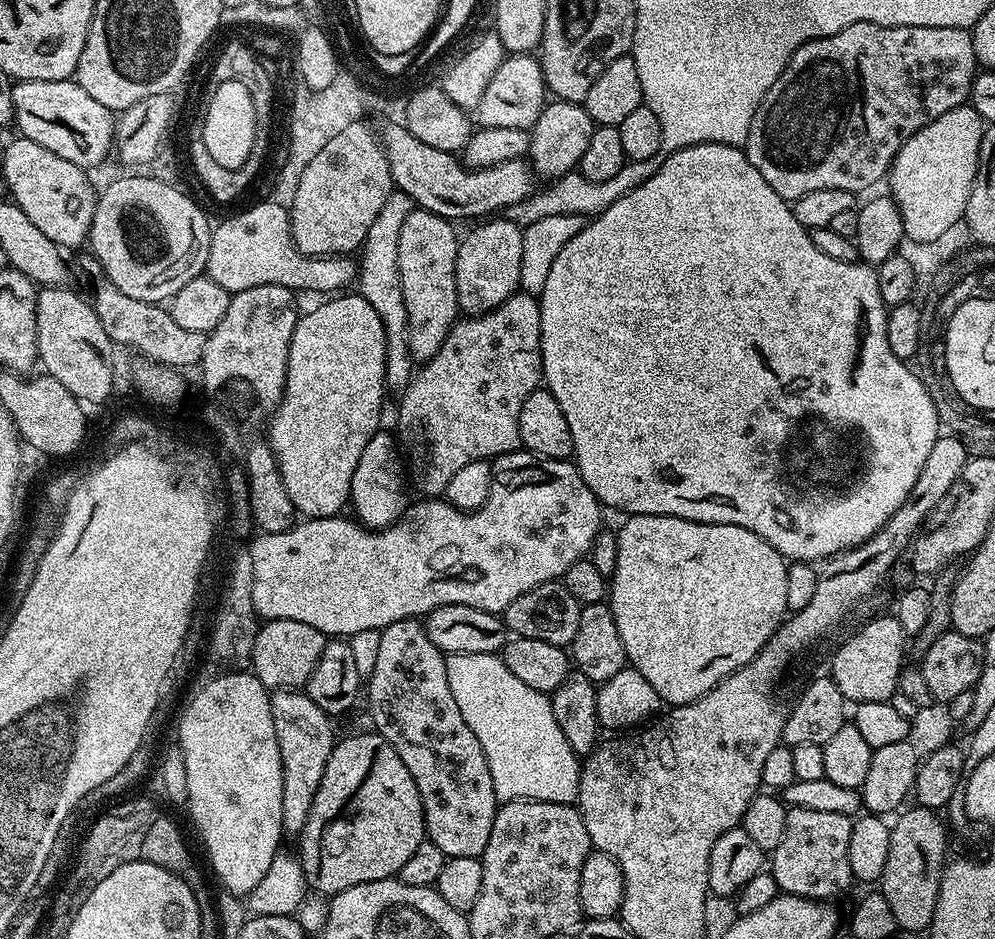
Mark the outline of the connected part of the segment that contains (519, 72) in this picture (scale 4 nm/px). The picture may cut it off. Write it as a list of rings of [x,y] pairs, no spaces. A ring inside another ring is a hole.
[[[526,52],[508,54],[494,78],[490,78],[490,86],[486,86],[486,94],[482,94],[482,102],[478,102],[474,110],[474,120],[481,128],[499,126],[506,130],[530,130],[538,122],[545,103],[546,89],[539,59]]]

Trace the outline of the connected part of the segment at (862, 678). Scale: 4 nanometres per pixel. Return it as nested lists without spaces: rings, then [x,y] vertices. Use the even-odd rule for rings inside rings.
[[[884,614],[869,624],[864,624],[832,656],[832,680],[842,690],[845,701],[853,705],[866,702],[891,701],[898,690],[900,669],[905,667],[906,637],[902,626],[891,614]]]

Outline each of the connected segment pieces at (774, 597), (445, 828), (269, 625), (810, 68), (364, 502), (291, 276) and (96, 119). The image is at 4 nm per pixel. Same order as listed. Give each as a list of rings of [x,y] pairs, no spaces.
[[[629,515],[628,520],[616,532],[618,542],[618,566],[610,578],[610,587],[606,603],[612,609],[614,622],[618,626],[618,635],[622,637],[622,646],[626,646],[628,664],[638,674],[646,678],[654,690],[660,695],[661,701],[668,706],[691,704],[694,700],[706,695],[711,688],[721,684],[729,674],[744,668],[758,655],[767,644],[768,639],[780,627],[788,612],[786,602],[786,574],[788,564],[785,557],[780,555],[770,542],[766,542],[758,534],[746,530],[742,526],[729,524],[699,524],[696,520],[683,520],[677,516],[634,516]]]
[[[416,618],[386,626],[380,636],[378,660],[366,680],[366,700],[368,696],[372,720],[376,723],[373,724],[375,731],[384,736],[394,750],[398,750],[398,758],[406,762],[406,770],[410,770],[410,778],[414,778],[418,786],[427,839],[442,850],[445,858],[479,858],[486,850],[486,842],[490,842],[490,826],[494,826],[498,801],[486,754],[482,754],[482,746],[478,738],[474,738],[474,730],[470,730],[466,718],[462,718],[462,710],[458,710],[454,694],[450,694],[446,656],[438,646],[434,646],[425,625]]]
[[[264,620],[256,629],[251,671],[264,683],[265,688],[303,689],[308,683],[318,658],[322,658],[326,638],[314,626],[293,620]]]
[[[854,22],[838,34],[830,34],[826,38],[818,38],[806,42],[792,55],[790,62],[782,70],[782,74],[773,85],[768,86],[766,98],[758,106],[754,114],[754,122],[750,126],[746,151],[748,160],[774,186],[785,202],[795,202],[802,194],[811,194],[814,190],[850,190],[863,193],[863,188],[872,188],[883,181],[892,166],[892,160],[898,150],[922,126],[934,122],[934,118],[942,118],[946,110],[954,110],[959,104],[965,103],[972,94],[972,82],[978,75],[978,65],[974,58],[972,34],[966,28],[927,28],[926,26],[878,26],[871,22]]]
[[[387,430],[376,432],[374,438],[366,442],[366,450],[362,450],[362,458],[358,458],[358,466],[352,479],[350,508],[356,511],[354,516],[359,523],[373,530],[389,528],[410,507],[410,499],[408,500],[410,480],[406,475],[406,460],[397,437],[389,432]]]
[[[264,200],[253,208],[244,208],[233,216],[228,216],[219,225],[213,227],[210,238],[210,254],[208,255],[208,267],[206,275],[222,290],[230,294],[250,290],[254,286],[282,286],[291,288],[297,294],[303,292],[328,292],[324,294],[336,294],[341,290],[357,283],[358,264],[351,255],[346,256],[307,256],[298,250],[292,233],[292,218],[287,207],[284,208],[276,200]]]
[[[75,79],[21,80],[12,85],[12,101],[12,119],[15,127],[20,127],[19,135],[30,142],[38,142],[38,146],[46,146],[46,150],[54,150],[54,154],[66,158],[66,162],[92,170],[113,151],[117,122],[113,109],[90,98]]]

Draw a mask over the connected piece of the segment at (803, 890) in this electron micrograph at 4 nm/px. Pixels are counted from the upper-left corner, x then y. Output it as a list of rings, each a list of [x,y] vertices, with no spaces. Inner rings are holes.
[[[788,808],[786,830],[782,833],[782,842],[770,854],[770,871],[781,893],[790,896],[804,896],[808,900],[831,901],[831,896],[840,896],[854,884],[848,851],[850,850],[850,830],[853,817],[846,814],[829,814],[822,810],[802,810]]]

